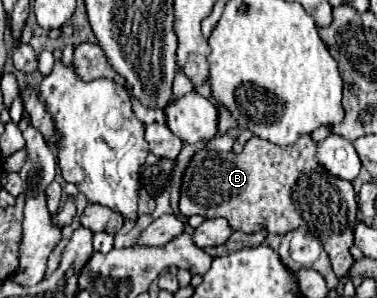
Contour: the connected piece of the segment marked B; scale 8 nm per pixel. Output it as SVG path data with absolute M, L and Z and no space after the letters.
M251 136L241 154L199 150L181 186L181 216L201 214L205 218L227 218L233 230L247 234L267 230L271 234L287 234L305 228L321 238L329 254L337 278L345 276L353 266L349 248L353 246L353 230L357 224L357 200L353 184L331 176L315 158L317 142L301 136L289 146L277 146L269 140Z

